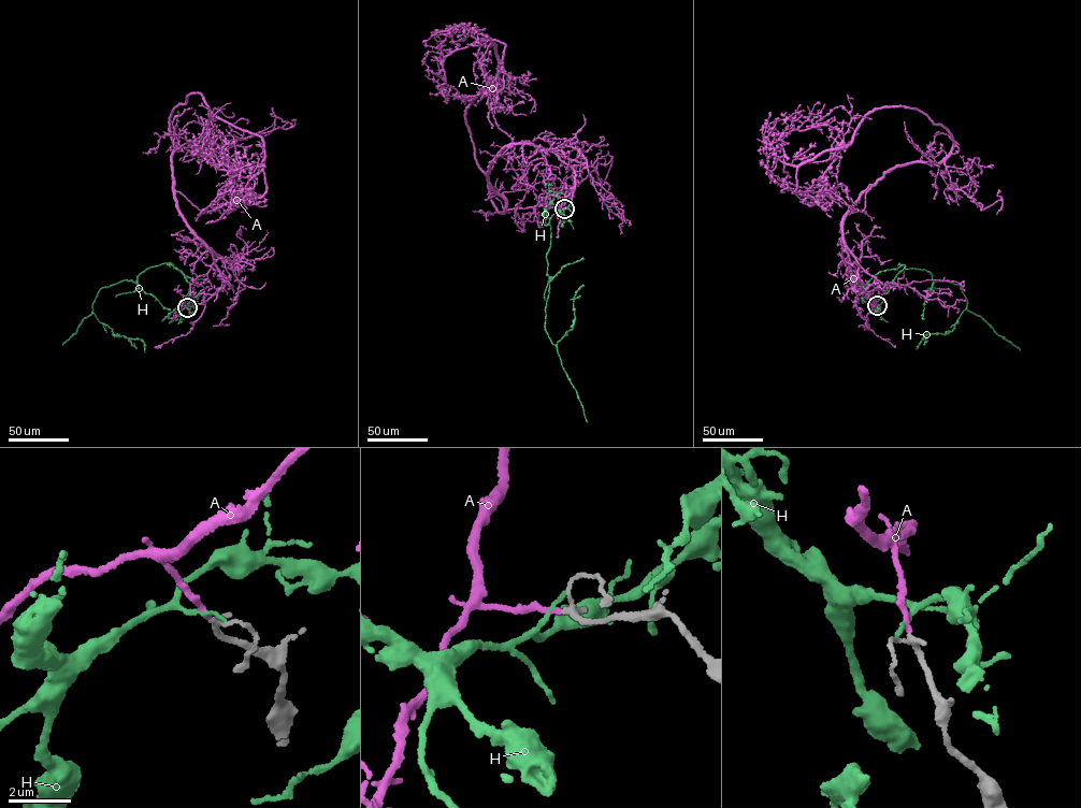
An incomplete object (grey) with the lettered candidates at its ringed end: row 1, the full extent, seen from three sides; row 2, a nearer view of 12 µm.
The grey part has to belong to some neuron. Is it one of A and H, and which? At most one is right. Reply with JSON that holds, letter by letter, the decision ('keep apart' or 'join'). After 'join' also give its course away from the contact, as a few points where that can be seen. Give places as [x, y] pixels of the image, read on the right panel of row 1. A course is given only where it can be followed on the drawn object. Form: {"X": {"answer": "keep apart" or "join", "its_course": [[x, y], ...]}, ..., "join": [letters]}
{"A": {"answer": "join", "its_course": [[877, 305], [842, 230], [876, 184], [861, 212], [825, 187], [796, 192], [797, 167], [763, 141], [804, 111]]}, "H": {"answer": "keep apart"}, "join": ["A"]}

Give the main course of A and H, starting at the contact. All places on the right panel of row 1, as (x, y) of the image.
A: (877, 305), (842, 230), (876, 184), (861, 212), (825, 187), (796, 192), (797, 167), (763, 141), (804, 111)
H: (877, 306), (865, 285), (904, 264), (960, 285), (967, 304), (951, 331), (926, 334), (916, 349)

